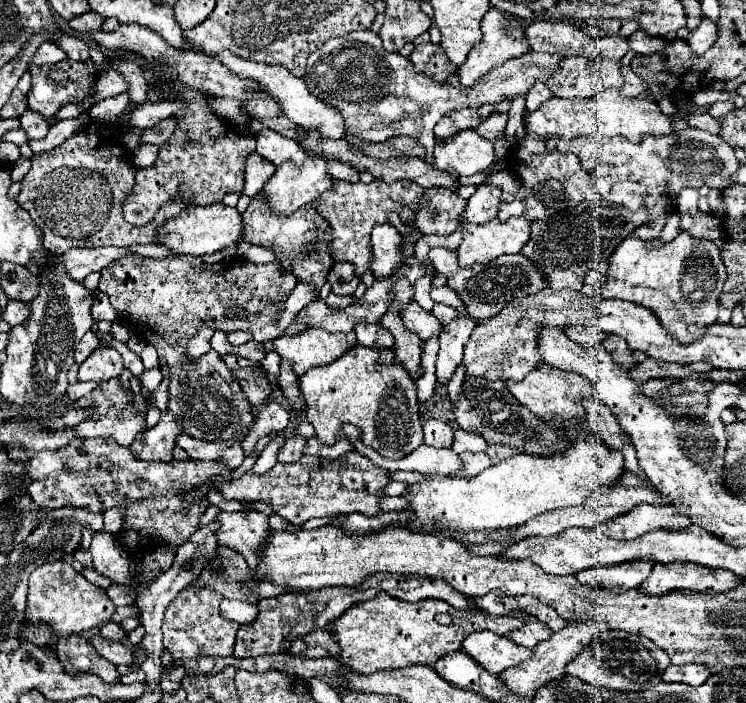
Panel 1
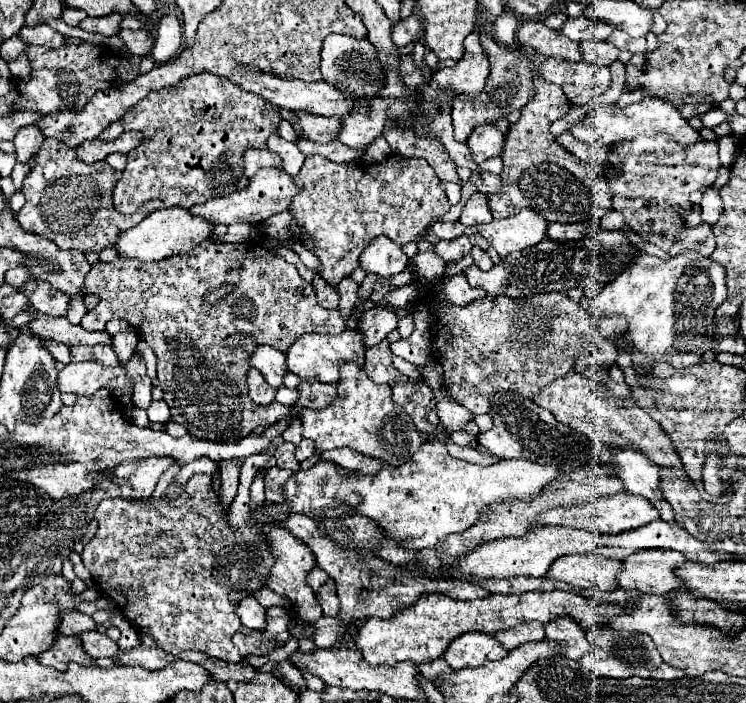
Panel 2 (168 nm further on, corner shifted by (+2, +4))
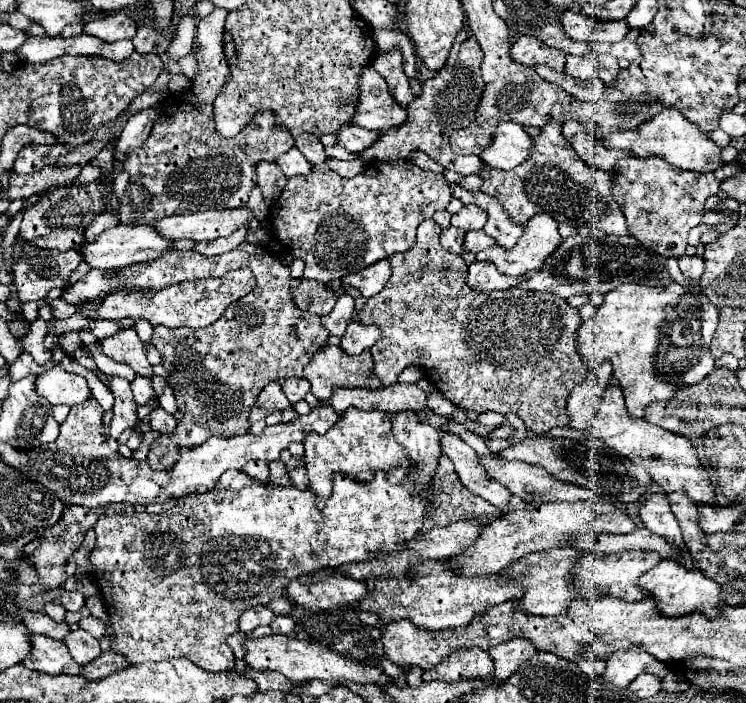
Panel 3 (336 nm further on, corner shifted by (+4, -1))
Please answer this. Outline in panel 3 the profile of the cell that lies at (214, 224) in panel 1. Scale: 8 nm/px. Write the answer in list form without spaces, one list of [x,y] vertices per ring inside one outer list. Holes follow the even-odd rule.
[[[118,225],[114,229],[100,233],[92,243],[84,245],[80,249],[80,253],[82,253],[82,259],[86,263],[90,263],[90,267],[108,271],[108,269],[120,269],[126,265],[154,261],[154,259],[162,257],[164,251],[172,249],[172,245],[174,245],[174,241],[168,241],[168,237],[160,237],[160,233],[156,233],[154,225]]]

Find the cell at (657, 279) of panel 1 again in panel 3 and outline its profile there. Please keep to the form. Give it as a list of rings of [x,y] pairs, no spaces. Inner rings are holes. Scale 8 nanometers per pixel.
[[[676,281],[668,283],[668,285],[640,285],[640,283],[624,283],[620,287],[616,287],[614,291],[606,293],[604,295],[604,303],[598,307],[596,315],[590,319],[590,321],[584,321],[578,329],[578,351],[580,355],[584,357],[584,361],[588,363],[588,371],[594,371],[600,363],[604,361],[610,361],[612,367],[614,367],[614,377],[618,379],[622,391],[624,391],[624,399],[626,399],[626,407],[628,407],[628,413],[632,417],[642,417],[644,415],[644,407],[650,403],[650,401],[664,401],[664,399],[674,399],[674,393],[682,387],[682,385],[692,385],[692,383],[698,383],[702,381],[712,369],[714,369],[714,359],[710,355],[710,343],[712,343],[712,337],[714,337],[714,331],[716,331],[716,325],[718,325],[718,309],[708,301],[708,297],[704,297],[704,293],[700,293],[700,287],[698,289],[692,289],[688,285],[680,285]]]

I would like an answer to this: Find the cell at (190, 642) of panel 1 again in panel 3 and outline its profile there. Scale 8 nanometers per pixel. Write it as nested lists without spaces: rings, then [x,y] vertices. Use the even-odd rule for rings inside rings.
[[[226,471],[214,489],[208,493],[196,493],[182,497],[172,509],[160,513],[160,515],[148,515],[148,513],[134,513],[134,515],[104,515],[96,521],[94,531],[96,531],[96,547],[92,549],[88,561],[92,565],[92,579],[96,581],[102,599],[106,601],[108,613],[110,613],[110,623],[114,627],[114,639],[112,639],[112,649],[118,653],[124,653],[132,665],[144,663],[144,661],[170,661],[176,657],[186,657],[192,663],[196,663],[202,669],[208,671],[232,671],[234,669],[234,653],[226,643],[226,637],[238,631],[238,619],[240,615],[250,609],[252,605],[266,605],[272,599],[278,599],[284,595],[284,587],[290,579],[312,573],[314,569],[320,569],[324,565],[328,567],[342,567],[346,563],[358,563],[358,561],[368,561],[376,557],[378,553],[398,553],[408,549],[408,541],[416,539],[420,535],[420,529],[424,525],[424,515],[430,511],[430,501],[426,493],[418,493],[410,499],[410,489],[404,483],[390,483],[386,473],[380,471],[376,477],[368,483],[364,481],[352,481],[348,475],[334,473],[334,489],[328,501],[324,501],[324,509],[316,505],[316,493],[312,493],[312,487],[308,489],[298,489],[296,485],[264,485],[258,483],[256,479],[248,477],[244,471]]]

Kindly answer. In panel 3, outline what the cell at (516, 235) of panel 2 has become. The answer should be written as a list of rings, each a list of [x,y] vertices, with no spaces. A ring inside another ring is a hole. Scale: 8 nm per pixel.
[[[550,215],[530,217],[528,225],[522,225],[522,237],[512,249],[494,245],[484,251],[484,259],[492,261],[500,273],[522,275],[532,269],[540,269],[546,257],[560,245],[558,225]]]

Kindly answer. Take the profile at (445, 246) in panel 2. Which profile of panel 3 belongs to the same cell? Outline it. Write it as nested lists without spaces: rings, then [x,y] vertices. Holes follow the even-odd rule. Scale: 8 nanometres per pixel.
[[[468,231],[466,233],[466,239],[464,239],[464,249],[470,251],[470,253],[478,253],[478,251],[484,251],[486,247],[492,247],[496,245],[496,241],[486,235],[484,231]]]

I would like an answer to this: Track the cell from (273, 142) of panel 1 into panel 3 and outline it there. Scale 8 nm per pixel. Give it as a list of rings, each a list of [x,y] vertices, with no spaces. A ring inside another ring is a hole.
[[[292,147],[292,149],[286,151],[284,155],[280,155],[280,157],[276,159],[276,165],[282,169],[282,173],[284,173],[286,177],[306,175],[306,173],[312,169],[312,165],[304,159],[304,155],[302,155],[296,147]]]

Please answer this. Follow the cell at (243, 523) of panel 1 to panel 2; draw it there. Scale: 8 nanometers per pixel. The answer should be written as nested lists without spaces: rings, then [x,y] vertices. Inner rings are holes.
[[[266,528],[266,534],[268,538],[272,540],[274,544],[274,558],[276,558],[276,564],[272,568],[272,574],[270,574],[270,580],[268,580],[268,588],[272,588],[276,594],[280,596],[286,596],[290,598],[294,610],[298,612],[298,616],[304,620],[304,622],[314,622],[322,616],[322,608],[318,606],[318,600],[316,600],[316,594],[314,590],[308,586],[306,582],[306,576],[312,568],[316,568],[316,556],[314,552],[304,544],[300,542],[294,534],[290,534],[286,528]]]

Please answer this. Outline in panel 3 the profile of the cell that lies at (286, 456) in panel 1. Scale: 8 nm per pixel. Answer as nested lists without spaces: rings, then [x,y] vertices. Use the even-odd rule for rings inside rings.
[[[272,461],[268,463],[270,467],[270,483],[272,485],[288,485],[290,483],[290,473],[286,471],[286,465],[284,461]]]

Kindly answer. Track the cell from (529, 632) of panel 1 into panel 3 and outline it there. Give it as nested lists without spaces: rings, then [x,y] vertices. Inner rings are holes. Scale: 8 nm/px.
[[[510,639],[510,641],[504,641],[496,647],[492,647],[488,653],[494,661],[494,675],[502,681],[506,681],[520,665],[524,665],[524,661],[528,661],[538,649],[532,645],[532,641],[526,641],[526,639]]]

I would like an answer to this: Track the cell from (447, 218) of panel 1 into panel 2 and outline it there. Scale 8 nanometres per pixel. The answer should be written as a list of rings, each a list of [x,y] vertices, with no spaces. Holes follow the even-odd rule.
[[[459,221],[456,222],[434,222],[432,224],[432,232],[442,240],[452,240],[452,238],[458,238],[461,236],[466,227]]]

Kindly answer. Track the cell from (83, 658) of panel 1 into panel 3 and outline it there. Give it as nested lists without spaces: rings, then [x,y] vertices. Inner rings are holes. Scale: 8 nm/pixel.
[[[32,635],[32,653],[22,661],[24,667],[48,673],[48,675],[60,675],[64,667],[72,661],[68,647],[64,641],[52,641],[44,635]]]

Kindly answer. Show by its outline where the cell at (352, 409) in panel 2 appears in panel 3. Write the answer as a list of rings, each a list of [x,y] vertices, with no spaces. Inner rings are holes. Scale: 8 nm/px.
[[[348,409],[342,413],[342,417],[336,421],[334,427],[328,429],[328,433],[308,433],[302,441],[306,449],[306,471],[310,485],[314,493],[318,495],[318,507],[324,507],[324,499],[328,499],[332,491],[332,475],[336,471],[356,479],[356,481],[370,481],[374,479],[374,473],[382,469],[391,483],[403,483],[407,478],[410,461],[404,453],[404,445],[398,445],[392,423],[386,411],[358,411]]]

